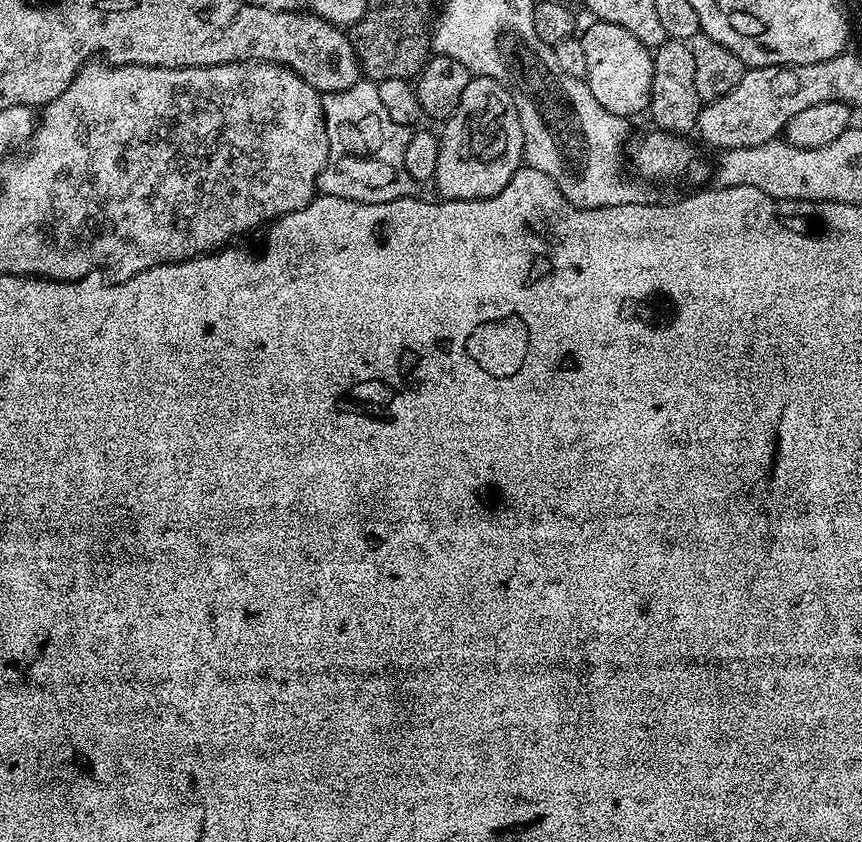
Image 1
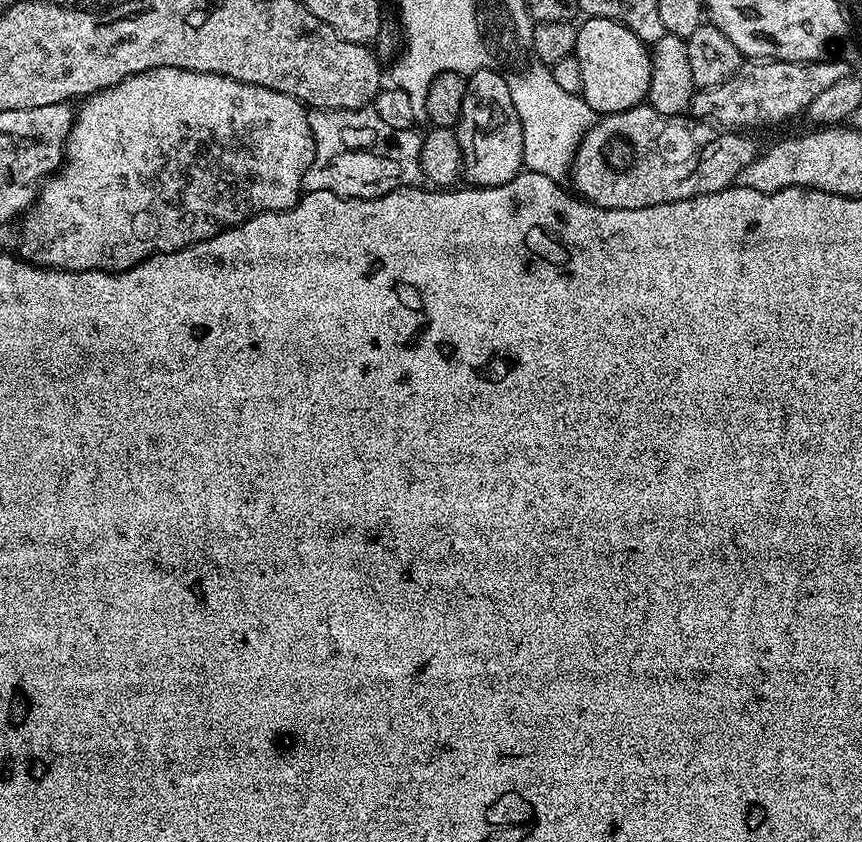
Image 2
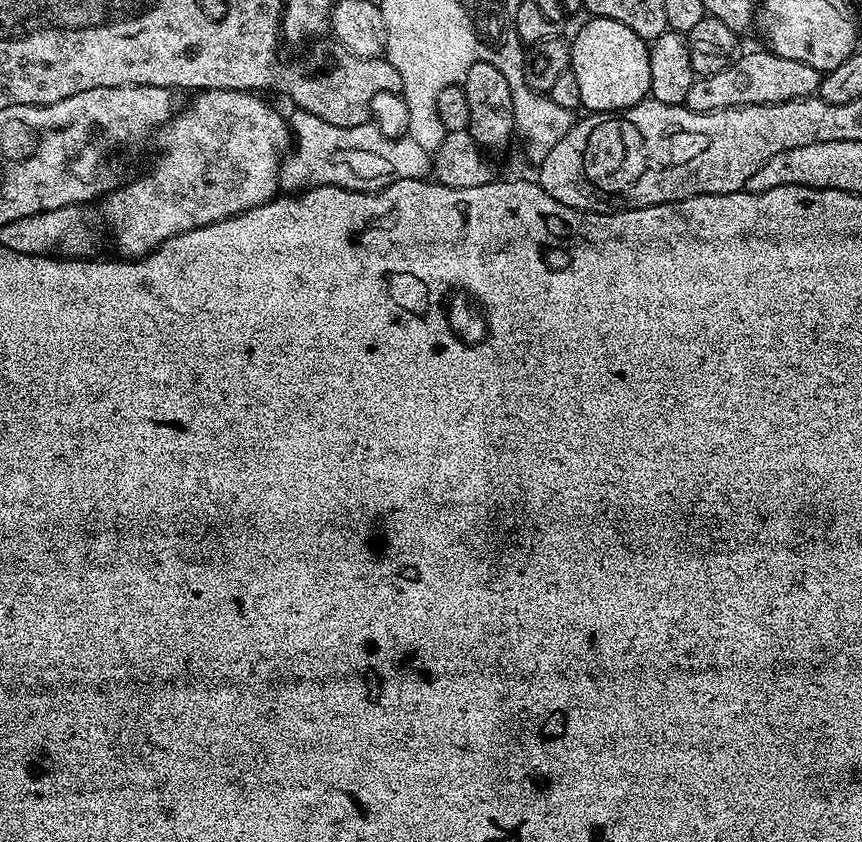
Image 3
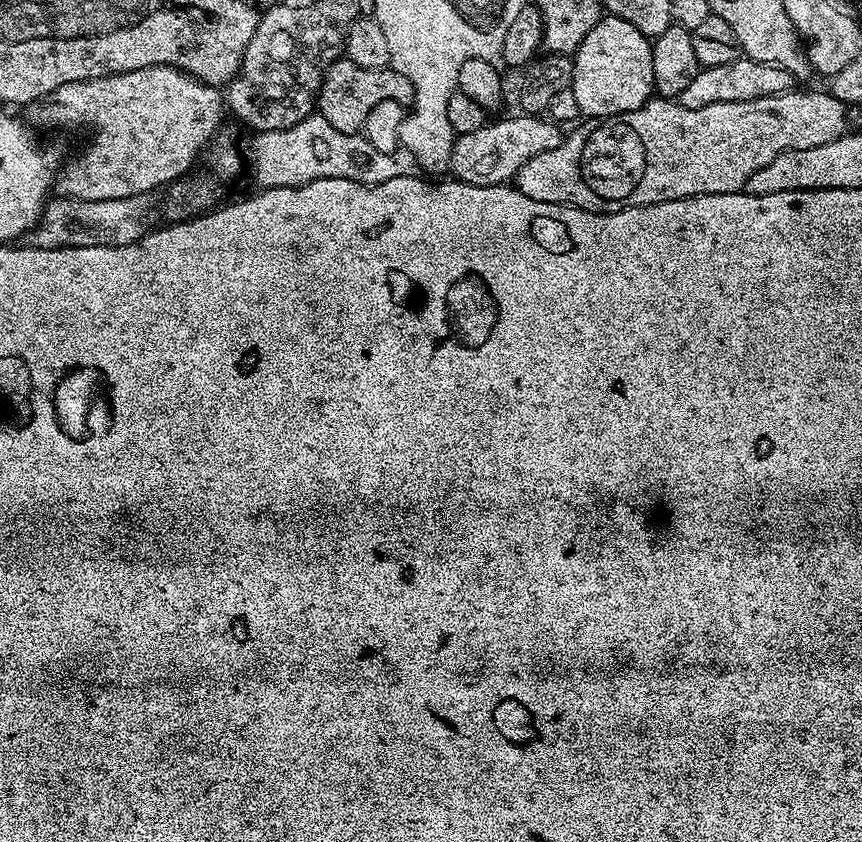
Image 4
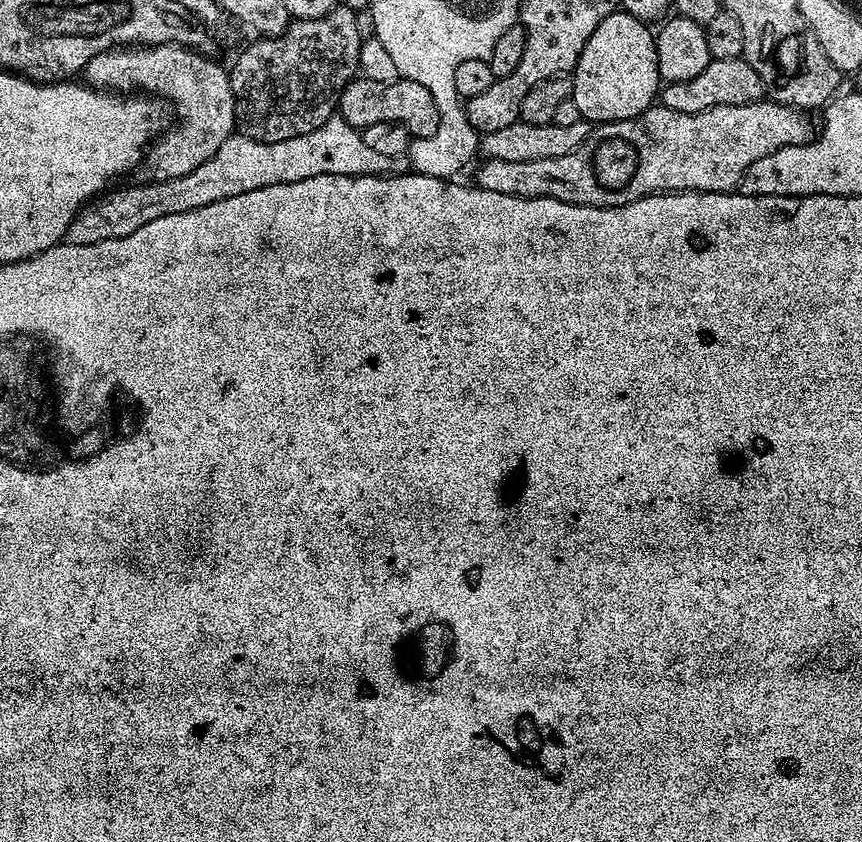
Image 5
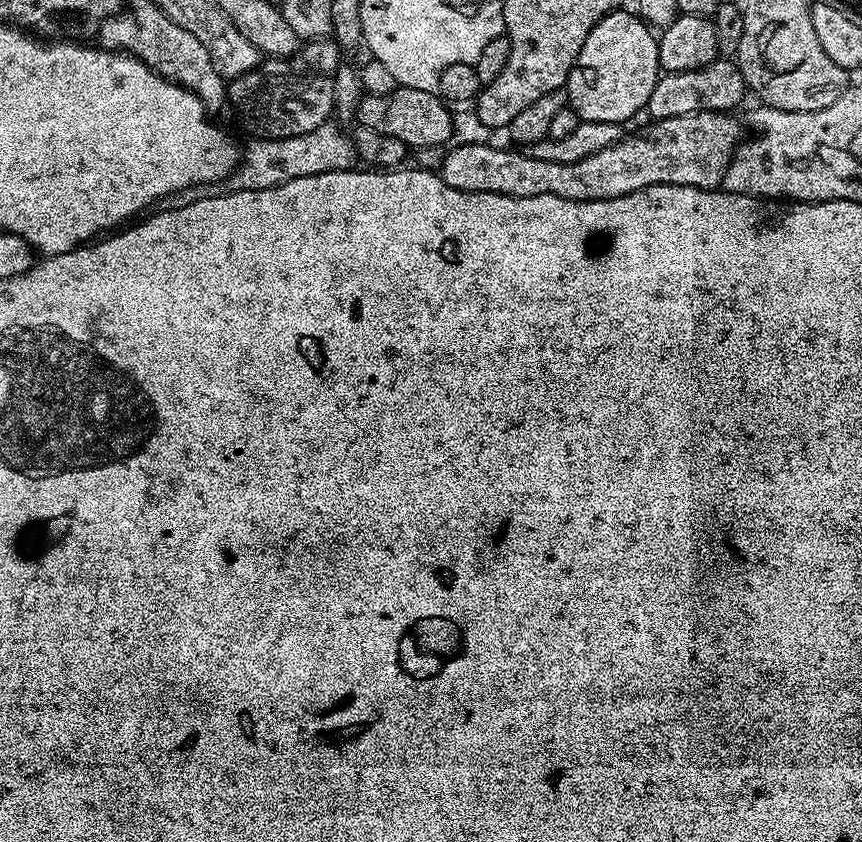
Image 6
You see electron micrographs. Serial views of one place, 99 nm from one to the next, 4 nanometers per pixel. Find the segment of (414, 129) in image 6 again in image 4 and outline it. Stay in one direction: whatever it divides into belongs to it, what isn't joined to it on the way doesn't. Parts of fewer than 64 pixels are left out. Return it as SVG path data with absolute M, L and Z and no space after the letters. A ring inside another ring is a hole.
M341 58L324 71L324 81L320 83L318 93L319 115L334 126L334 130L359 133L364 127L366 118L378 102L398 102L405 106L411 105L414 98L414 86L406 74L398 74L391 68L363 68L353 60Z

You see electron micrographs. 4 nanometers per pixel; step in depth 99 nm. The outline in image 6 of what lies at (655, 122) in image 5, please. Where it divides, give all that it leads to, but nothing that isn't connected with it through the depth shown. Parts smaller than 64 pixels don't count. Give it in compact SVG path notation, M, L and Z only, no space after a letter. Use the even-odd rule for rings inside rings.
M699 112L657 120L649 123L649 128L641 136L625 135L606 146L606 150L598 150L598 154L590 154L590 158L569 164L546 162L531 154L524 153L523 156L520 153L523 151L511 147L460 144L443 153L438 175L454 190L518 198L557 196L567 200L605 200L659 184L716 190L721 187L724 171L742 140L740 124L734 117L727 112Z

